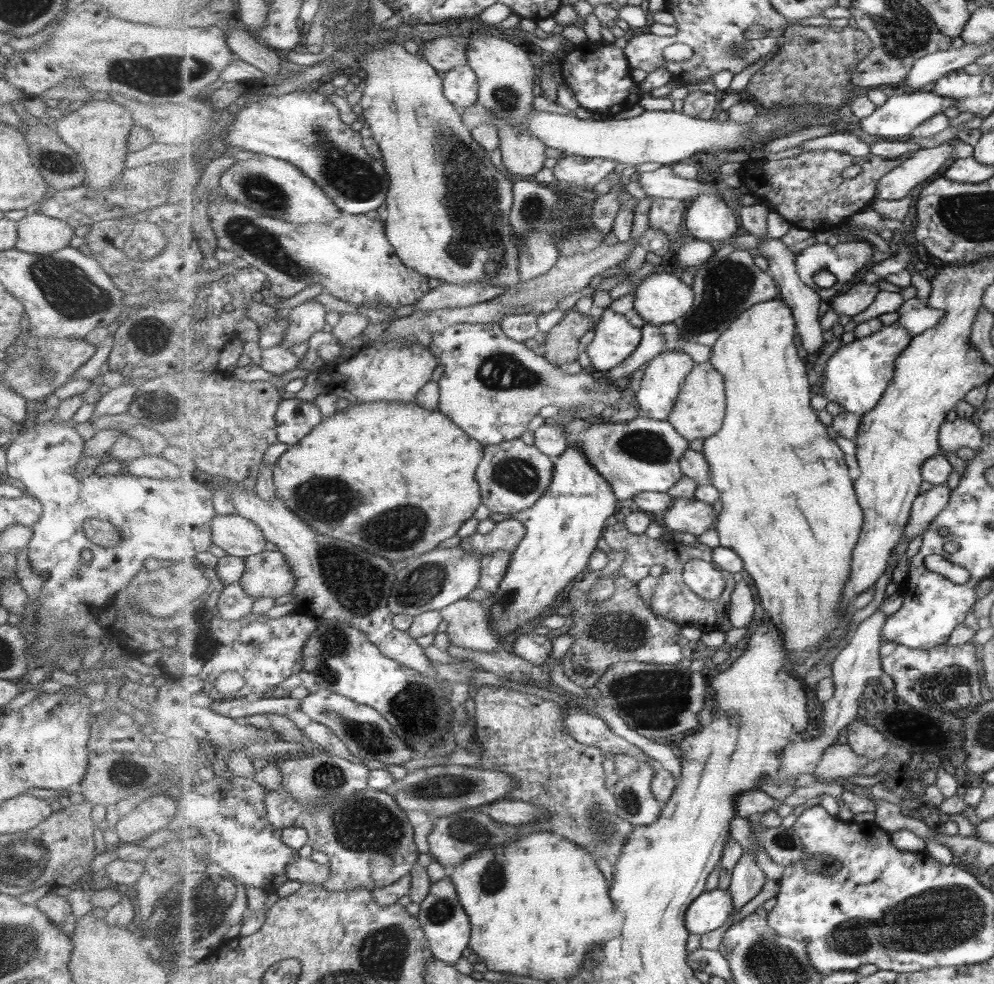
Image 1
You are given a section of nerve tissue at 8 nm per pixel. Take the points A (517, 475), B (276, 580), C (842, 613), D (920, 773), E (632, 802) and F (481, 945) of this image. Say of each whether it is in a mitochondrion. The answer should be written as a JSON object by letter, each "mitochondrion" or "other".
{"A":"mitochondrion","B":"other","C":"other","D":"other","E":"mitochondrion","F":"other"}

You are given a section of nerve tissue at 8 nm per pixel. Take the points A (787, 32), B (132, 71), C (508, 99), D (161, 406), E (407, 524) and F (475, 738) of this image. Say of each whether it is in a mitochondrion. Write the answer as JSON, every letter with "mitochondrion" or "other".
{"A":"other","B":"mitochondrion","C":"mitochondrion","D":"mitochondrion","E":"mitochondrion","F":"other"}

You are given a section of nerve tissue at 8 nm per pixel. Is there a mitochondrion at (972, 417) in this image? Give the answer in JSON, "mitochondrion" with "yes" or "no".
{"mitochondrion":"no"}

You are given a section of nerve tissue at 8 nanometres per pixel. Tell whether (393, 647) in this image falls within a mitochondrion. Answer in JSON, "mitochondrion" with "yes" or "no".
{"mitochondrion":"no"}

